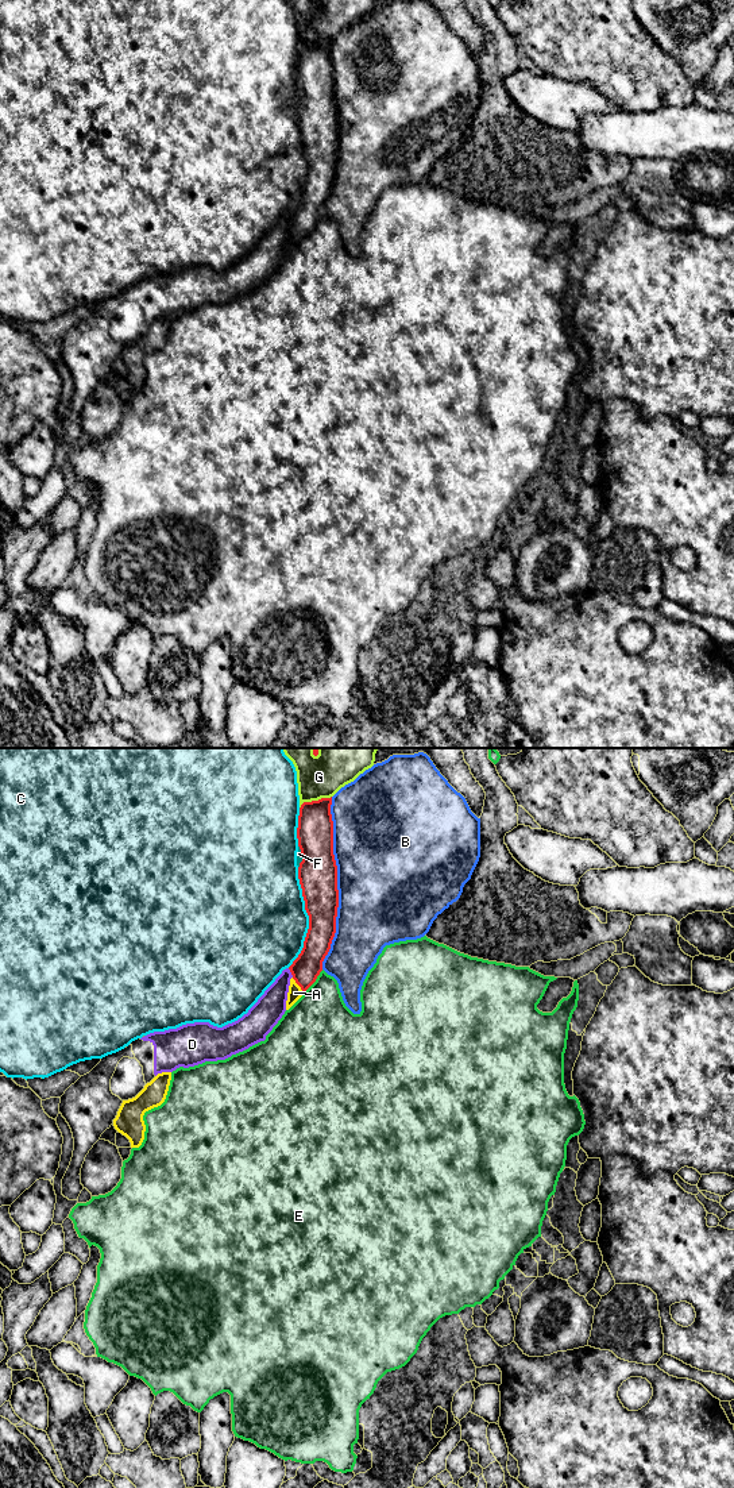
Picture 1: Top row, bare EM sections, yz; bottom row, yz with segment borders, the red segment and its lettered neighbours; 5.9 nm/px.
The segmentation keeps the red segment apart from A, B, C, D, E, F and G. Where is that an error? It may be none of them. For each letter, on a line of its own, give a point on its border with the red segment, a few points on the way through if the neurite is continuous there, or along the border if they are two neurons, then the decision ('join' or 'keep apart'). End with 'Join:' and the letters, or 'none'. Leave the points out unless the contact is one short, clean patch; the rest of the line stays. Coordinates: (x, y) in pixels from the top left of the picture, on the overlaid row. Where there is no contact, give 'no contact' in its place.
A: meets red in yz at (298, 985); join
B: meets red in yz at (336, 883); keep apart
C: meets red in yz at (309, 917); keep apart
D: meets red in yz at (290, 971); border along yz (288, 968), (293, 976); keep apart
E: meets red in yz at (315, 980); keep apart
F: meets red in yz at (302, 856); keep apart
G: meets red in yz at (315, 801); keep apart
Join: A

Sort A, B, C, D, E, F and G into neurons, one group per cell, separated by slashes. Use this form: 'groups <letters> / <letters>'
groups A / B / C / D F / E / G

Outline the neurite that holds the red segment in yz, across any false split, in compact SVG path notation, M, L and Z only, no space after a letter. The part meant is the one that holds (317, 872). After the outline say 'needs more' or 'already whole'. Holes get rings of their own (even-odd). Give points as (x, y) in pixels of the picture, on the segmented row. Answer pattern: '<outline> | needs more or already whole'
M332 797L304 802L300 807L297 839L302 861L298 879L309 929L301 953L289 967L293 978L286 1010L316 982L336 933L339 890L331 805Z | needs more

